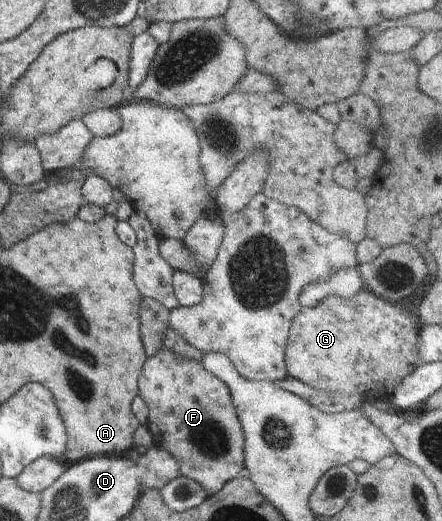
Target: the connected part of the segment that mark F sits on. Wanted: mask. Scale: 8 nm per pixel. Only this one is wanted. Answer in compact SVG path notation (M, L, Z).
M165 348L161 349L155 356L145 359L138 380L138 395L148 406L146 426L154 438L154 444L174 456L181 476L198 482L208 496L219 492L227 482L245 473L244 434L230 390L216 376L207 372L200 362L182 359Z

